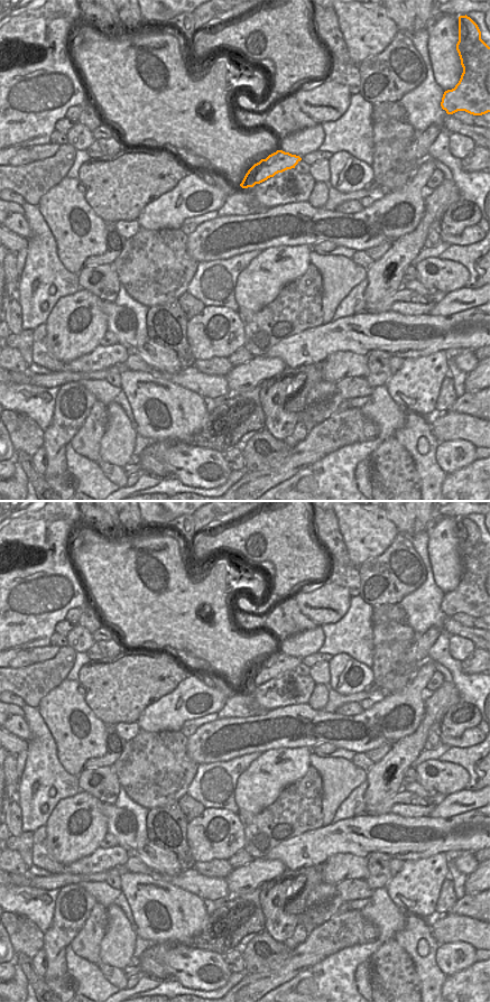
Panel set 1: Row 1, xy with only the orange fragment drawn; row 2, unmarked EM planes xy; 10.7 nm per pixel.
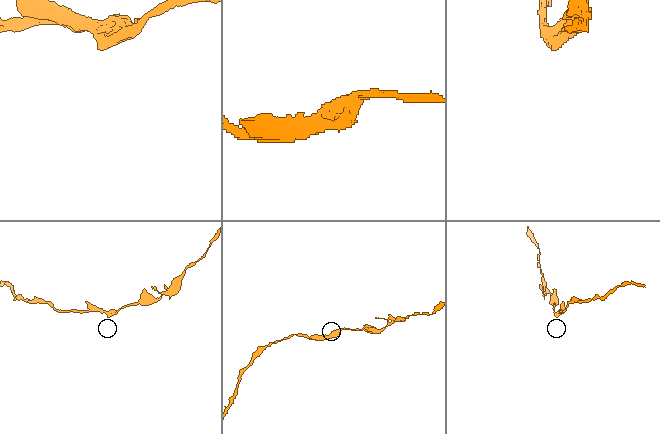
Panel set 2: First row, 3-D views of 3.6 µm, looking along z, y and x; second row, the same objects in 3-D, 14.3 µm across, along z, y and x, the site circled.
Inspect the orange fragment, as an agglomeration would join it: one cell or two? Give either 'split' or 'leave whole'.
split

